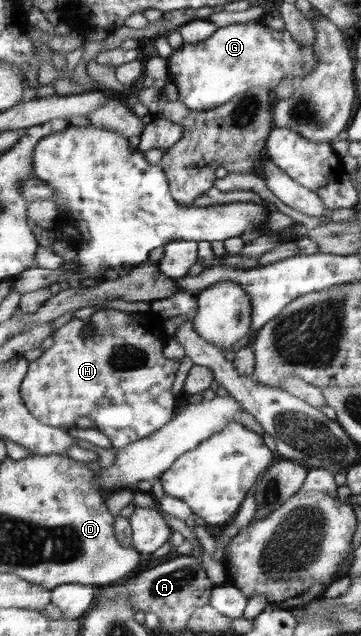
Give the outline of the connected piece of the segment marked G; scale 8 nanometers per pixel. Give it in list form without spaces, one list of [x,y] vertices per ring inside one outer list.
[[[260,20],[220,27],[200,43],[184,43],[168,57],[168,76],[176,85],[179,100],[191,110],[206,111],[224,106],[242,92],[254,88],[273,91],[284,77],[293,77],[295,86],[316,66],[313,45],[302,47],[282,29],[273,31]]]

